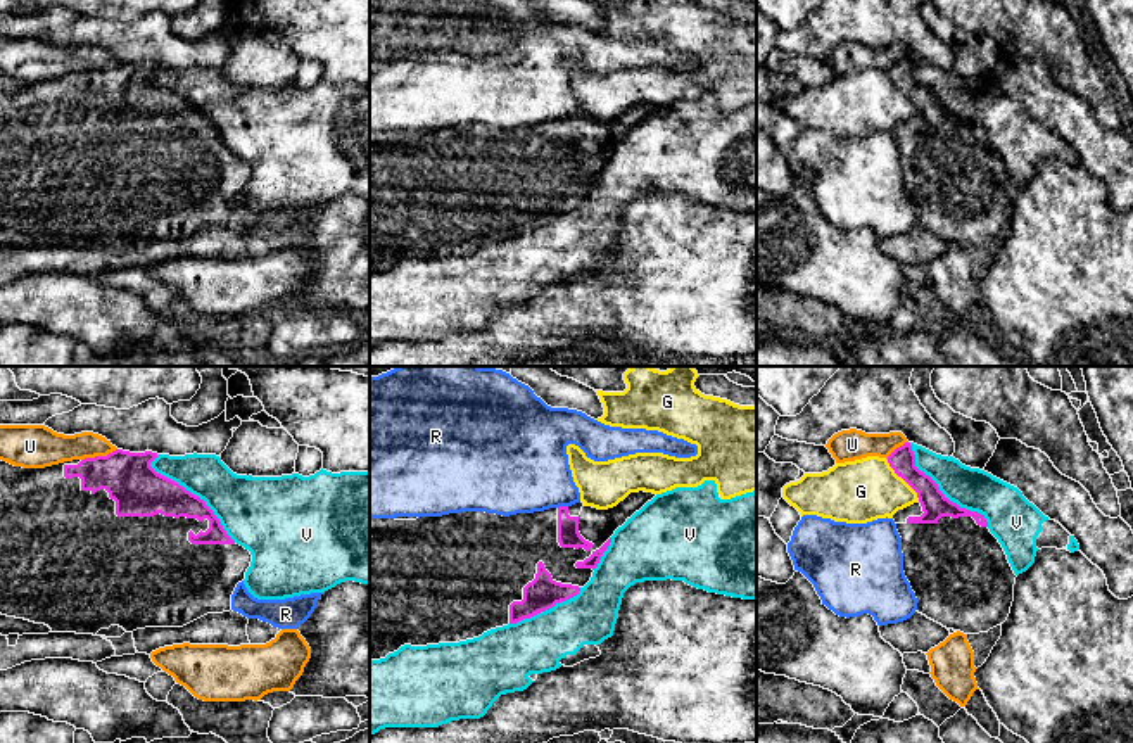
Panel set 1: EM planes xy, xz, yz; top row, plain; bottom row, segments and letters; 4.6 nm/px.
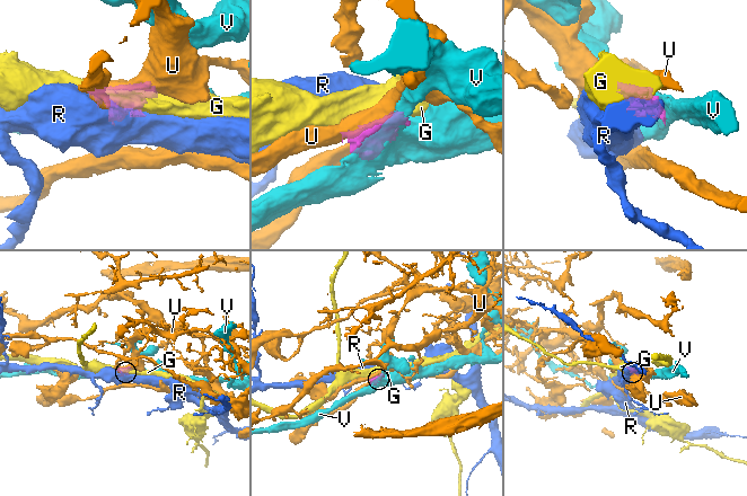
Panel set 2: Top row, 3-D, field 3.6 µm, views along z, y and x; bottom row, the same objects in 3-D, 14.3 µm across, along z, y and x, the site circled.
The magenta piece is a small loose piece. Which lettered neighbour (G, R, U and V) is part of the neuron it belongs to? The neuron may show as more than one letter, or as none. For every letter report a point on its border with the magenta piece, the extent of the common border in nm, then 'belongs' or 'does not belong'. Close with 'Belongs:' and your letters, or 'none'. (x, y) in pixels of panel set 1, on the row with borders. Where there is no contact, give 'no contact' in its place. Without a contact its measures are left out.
G: yz (904, 479) | 240 nm | does not belong
R: xz (562, 507) | 50 nm | does not belong
U: xy (99, 457) | 180 nm | does not belong
V: yz (940, 491) | 550 nm | does not belong
Belongs: none

